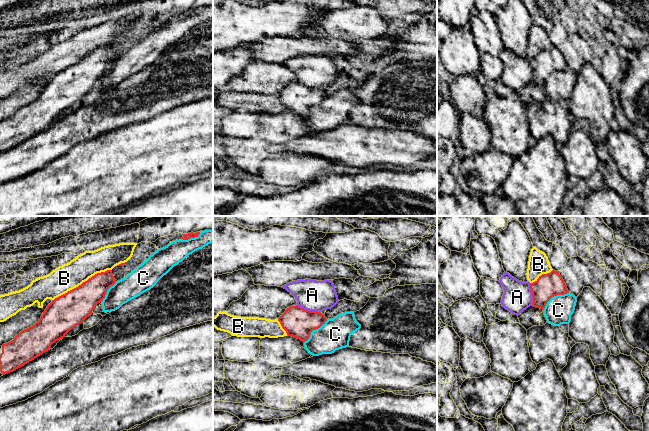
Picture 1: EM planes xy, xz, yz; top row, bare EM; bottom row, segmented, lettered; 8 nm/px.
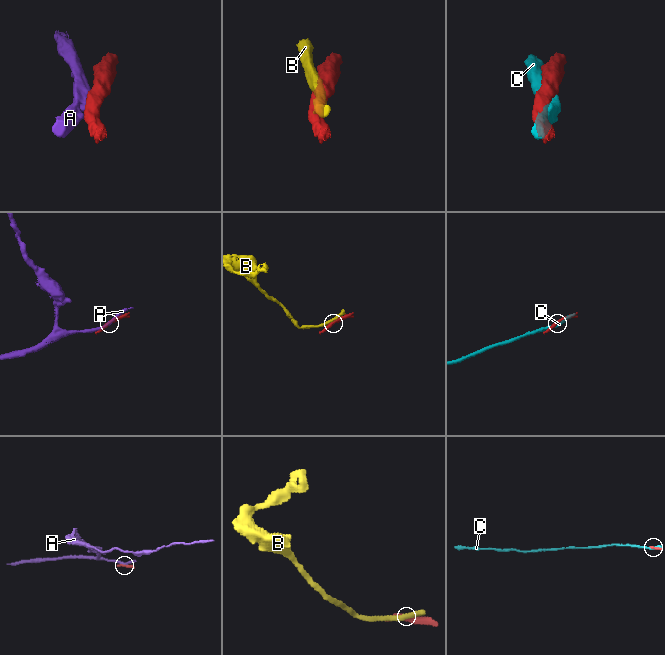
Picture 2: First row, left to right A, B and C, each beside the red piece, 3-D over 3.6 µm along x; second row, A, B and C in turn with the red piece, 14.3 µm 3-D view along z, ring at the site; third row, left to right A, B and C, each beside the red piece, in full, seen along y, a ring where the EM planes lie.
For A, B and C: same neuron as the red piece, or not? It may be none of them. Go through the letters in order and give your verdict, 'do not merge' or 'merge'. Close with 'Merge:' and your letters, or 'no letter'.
A: do not merge
B: do not merge
C: do not merge
Merge: no letter

